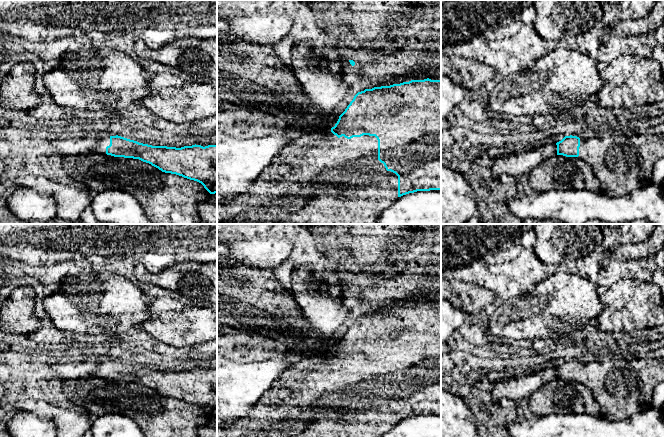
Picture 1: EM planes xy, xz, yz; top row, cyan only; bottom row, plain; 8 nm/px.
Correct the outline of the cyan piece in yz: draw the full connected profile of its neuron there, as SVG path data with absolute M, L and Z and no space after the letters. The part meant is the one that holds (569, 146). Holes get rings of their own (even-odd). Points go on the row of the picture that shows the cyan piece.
M647 133L630 137L621 134L589 139L570 135L556 145L557 155L579 157L586 161L600 181L600 191L609 197L623 197L652 183L654 165L664 158L664 134Z

